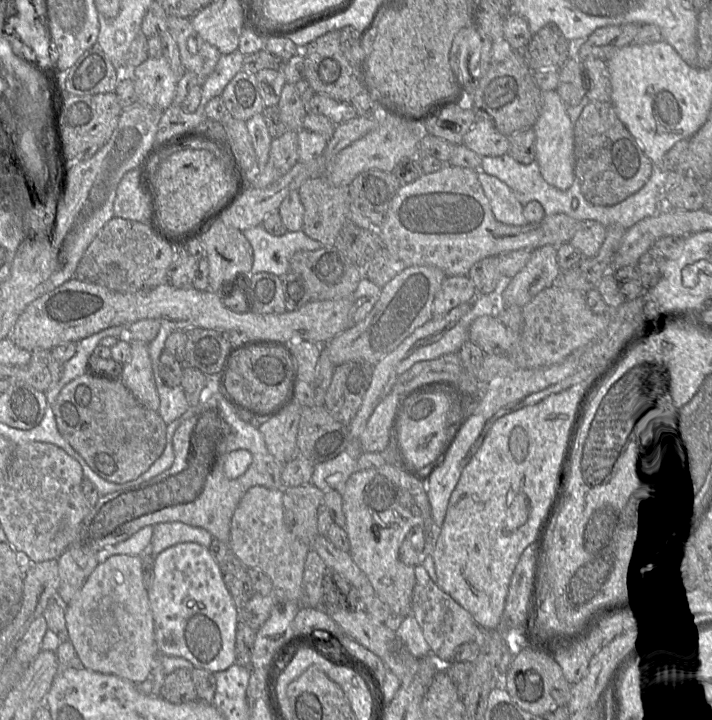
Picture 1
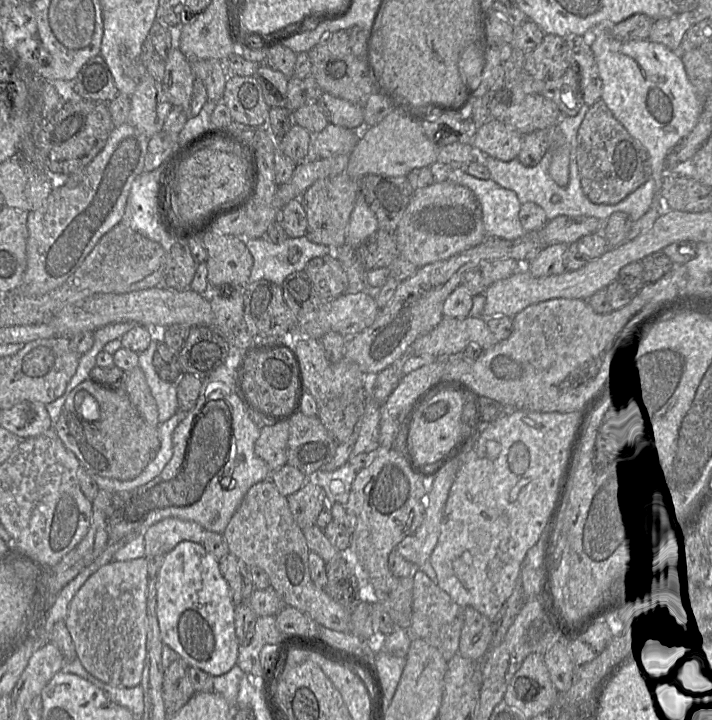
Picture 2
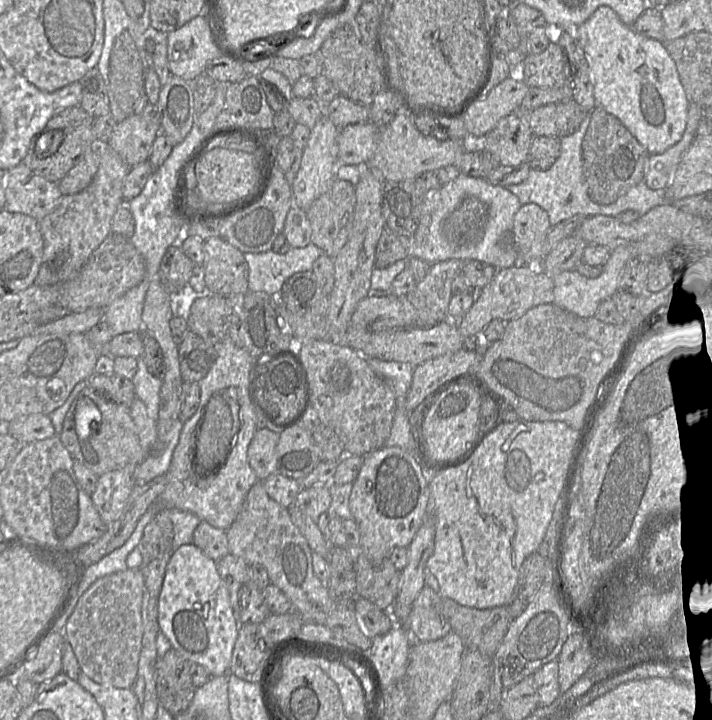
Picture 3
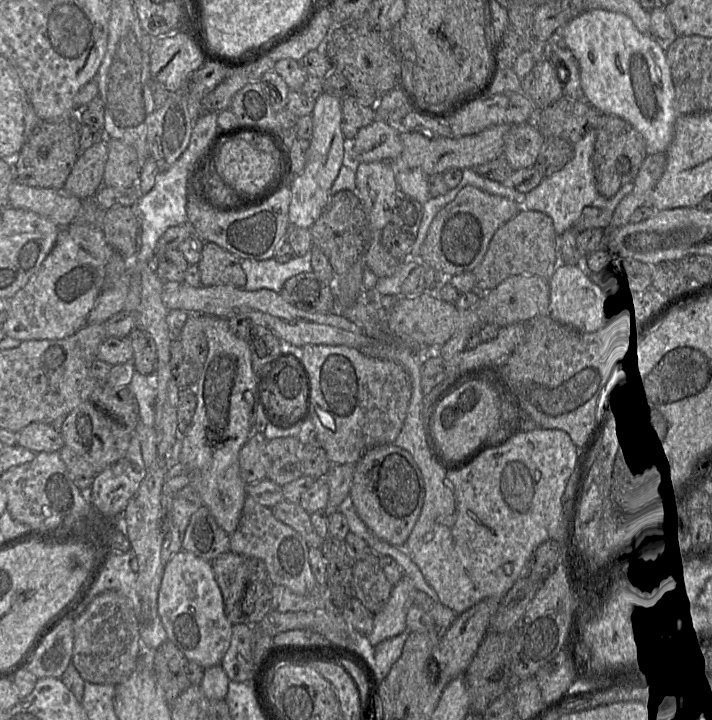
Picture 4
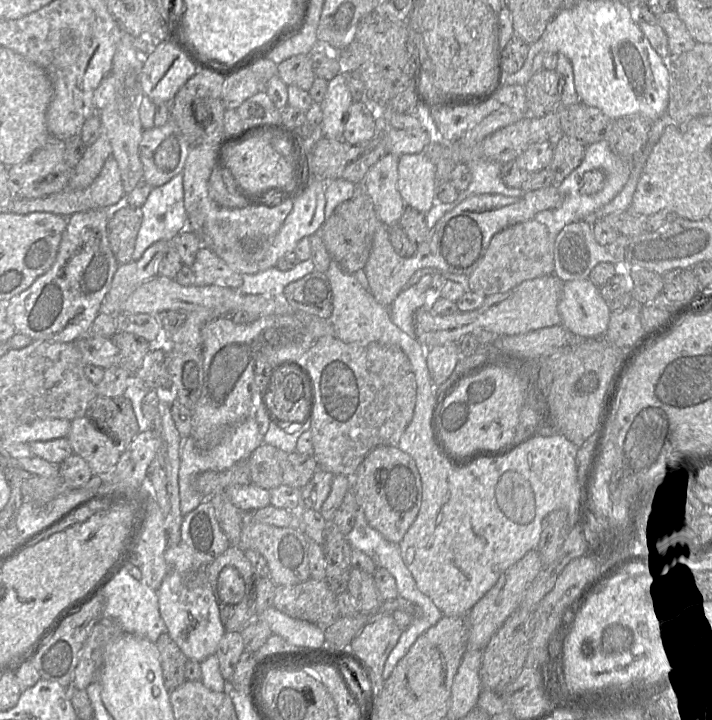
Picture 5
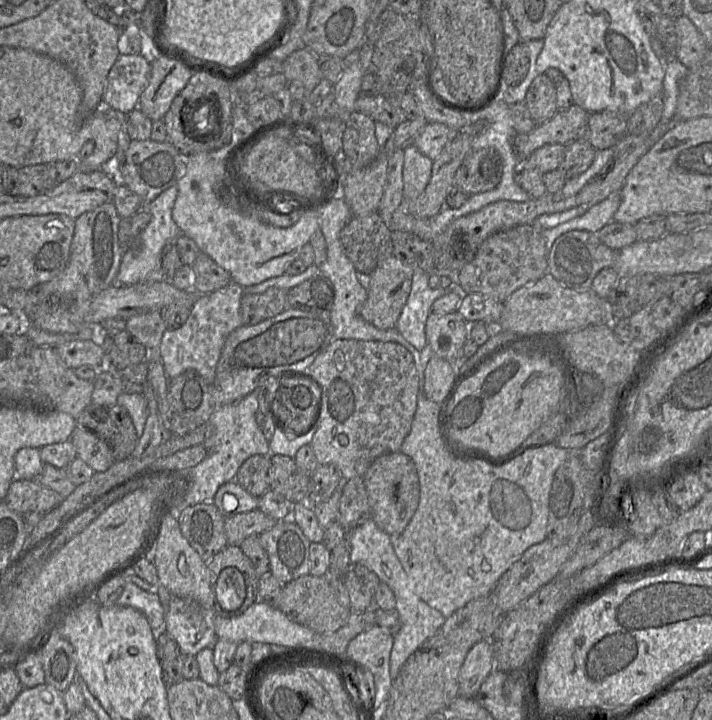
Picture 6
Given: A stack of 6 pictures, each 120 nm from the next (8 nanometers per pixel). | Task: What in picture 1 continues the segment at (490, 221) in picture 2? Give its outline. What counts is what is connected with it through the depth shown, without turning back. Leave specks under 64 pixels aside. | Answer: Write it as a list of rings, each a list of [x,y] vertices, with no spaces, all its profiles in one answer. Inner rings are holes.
[[[482,170],[476,171],[496,220],[506,225],[525,226],[527,221],[523,216],[523,205],[512,190],[498,178]]]

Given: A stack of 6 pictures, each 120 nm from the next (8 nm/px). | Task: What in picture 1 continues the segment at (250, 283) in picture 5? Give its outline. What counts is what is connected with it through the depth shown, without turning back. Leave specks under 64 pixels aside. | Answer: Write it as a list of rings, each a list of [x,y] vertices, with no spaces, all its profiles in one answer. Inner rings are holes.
[[[258,225],[243,231],[243,234],[253,249],[251,274],[267,272],[284,277],[290,271],[290,258],[295,252],[314,251],[323,247],[303,230],[273,236],[262,225]]]

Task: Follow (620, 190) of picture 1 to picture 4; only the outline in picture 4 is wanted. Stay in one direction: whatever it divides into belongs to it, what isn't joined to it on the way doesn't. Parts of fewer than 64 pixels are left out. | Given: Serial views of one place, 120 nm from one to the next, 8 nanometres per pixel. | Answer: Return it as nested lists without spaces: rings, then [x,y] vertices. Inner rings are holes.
[[[602,114],[592,156],[596,188],[601,196],[612,198],[624,185],[633,182],[646,156],[644,137],[630,122],[616,115]]]

